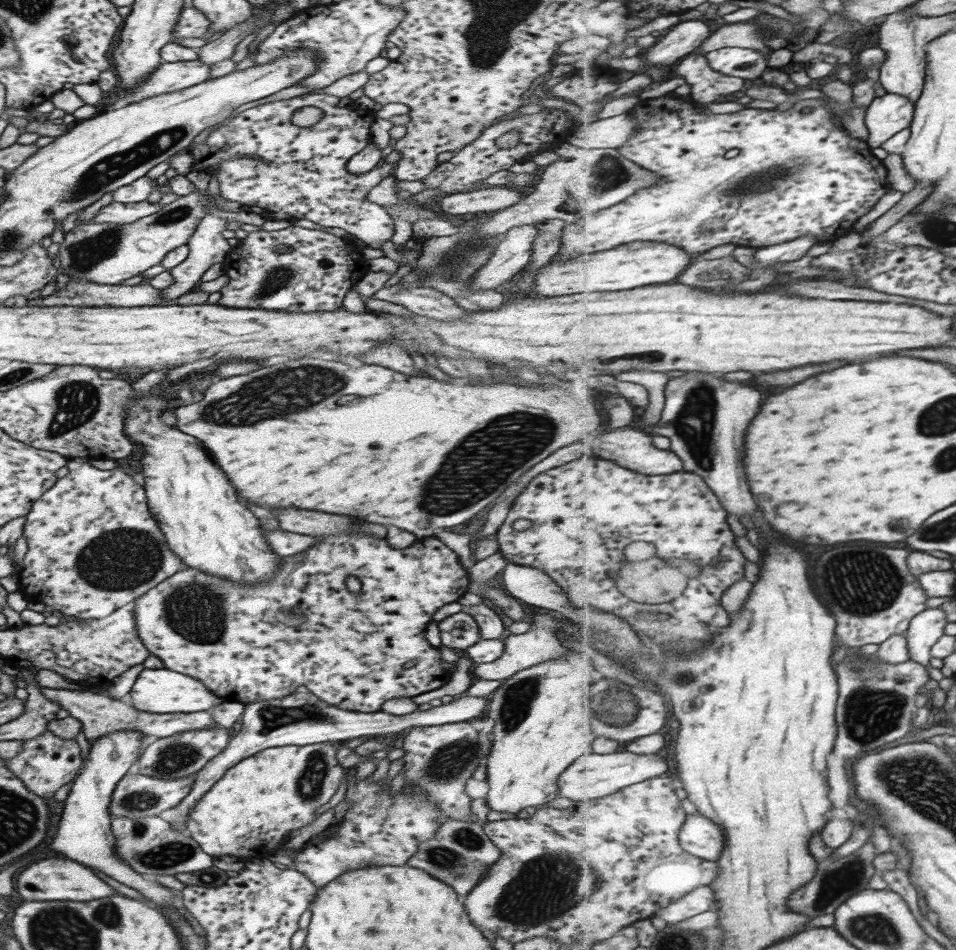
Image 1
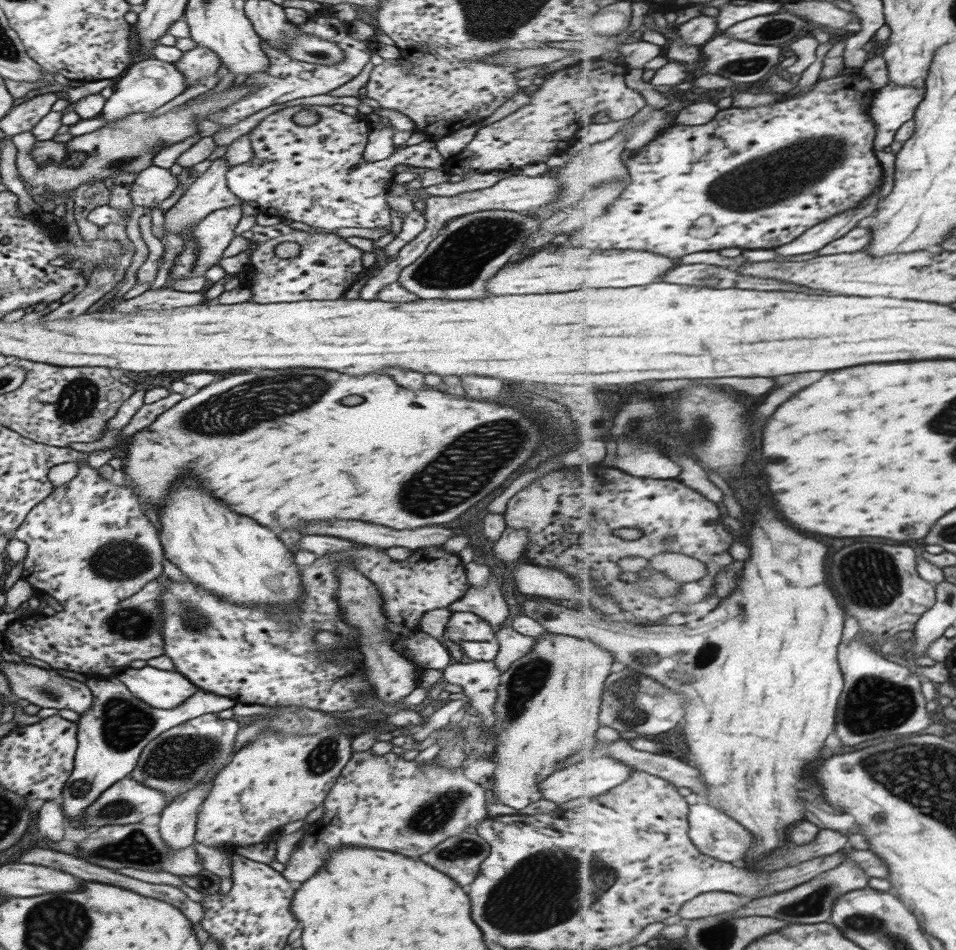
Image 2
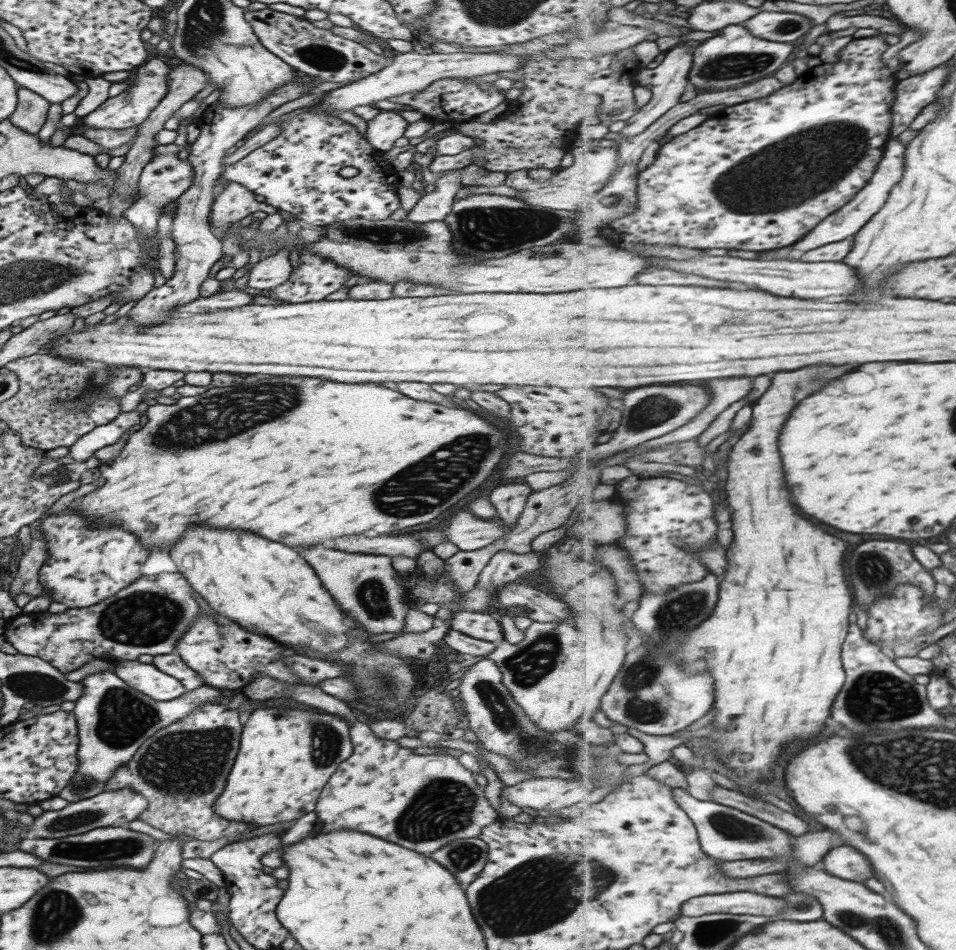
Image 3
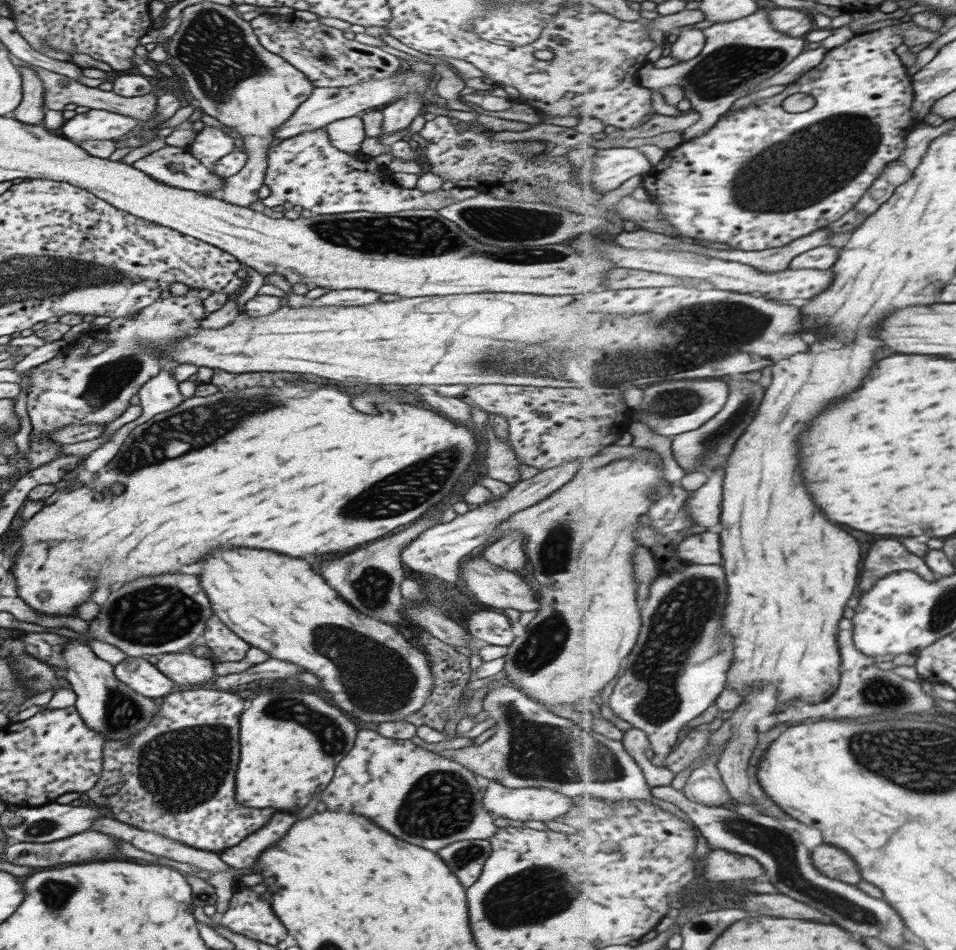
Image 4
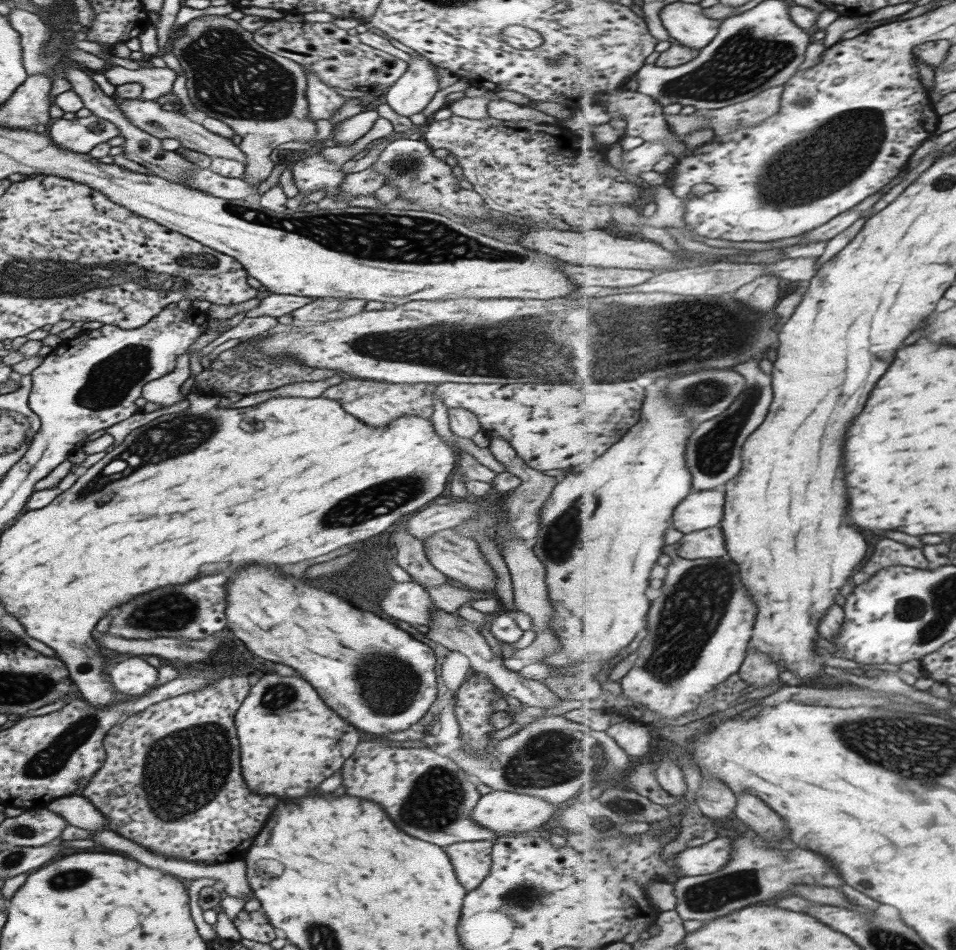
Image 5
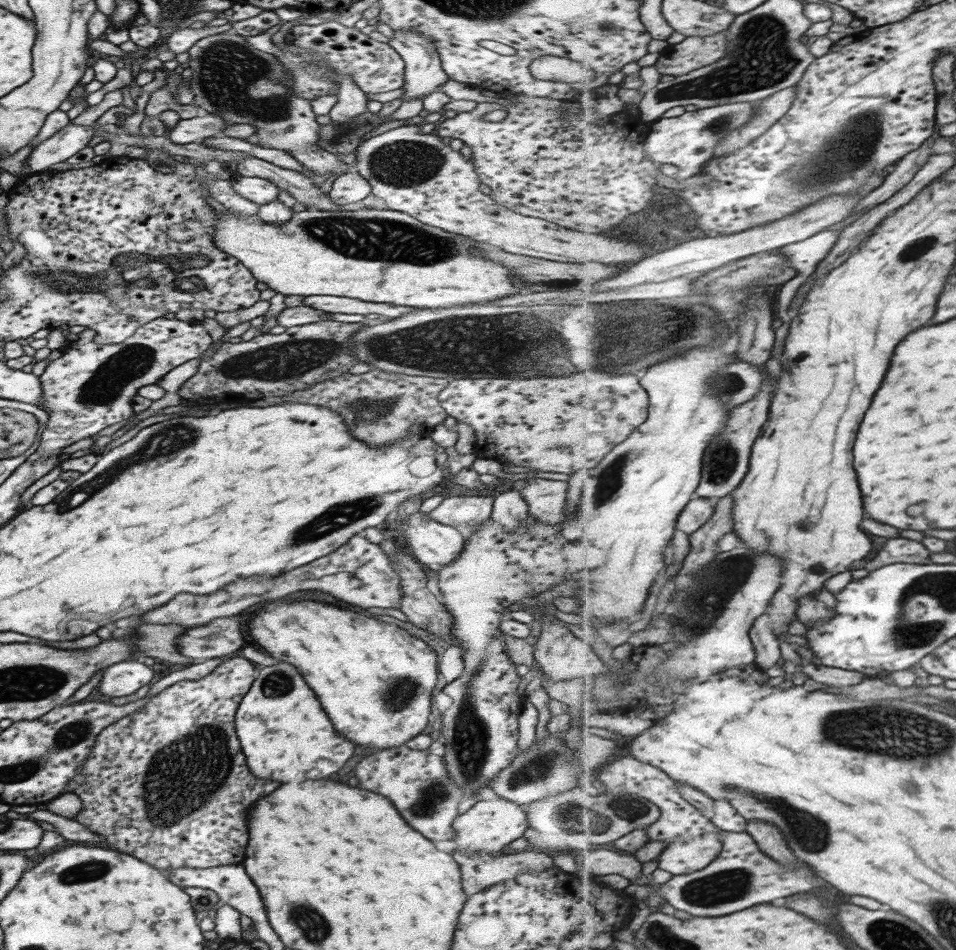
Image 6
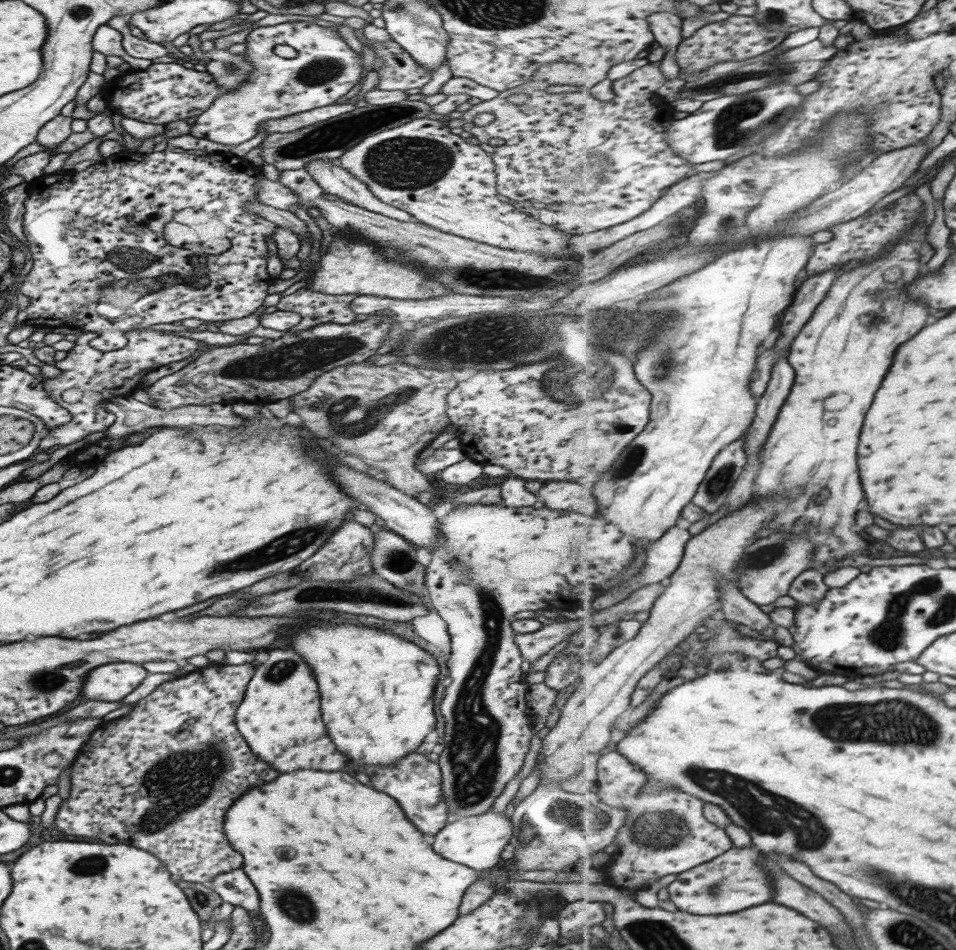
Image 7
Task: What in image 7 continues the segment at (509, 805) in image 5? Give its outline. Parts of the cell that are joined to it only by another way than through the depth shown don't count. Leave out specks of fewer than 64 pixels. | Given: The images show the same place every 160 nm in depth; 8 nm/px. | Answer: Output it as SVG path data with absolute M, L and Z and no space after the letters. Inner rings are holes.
M488 809L483 814L461 817L451 824L446 824L433 836L431 846L439 857L471 868L473 871L483 872L501 863L500 854L503 847L508 844L511 834L513 827L510 819L507 819L503 813L493 813Z

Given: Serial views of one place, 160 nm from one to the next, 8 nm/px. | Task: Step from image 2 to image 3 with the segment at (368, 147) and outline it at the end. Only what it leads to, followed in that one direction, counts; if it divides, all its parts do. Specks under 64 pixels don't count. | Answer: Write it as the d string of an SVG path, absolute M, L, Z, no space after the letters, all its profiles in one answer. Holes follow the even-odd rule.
M393 111L379 112L366 122L366 142L374 150L382 153L393 148L393 144L403 137L407 121Z

